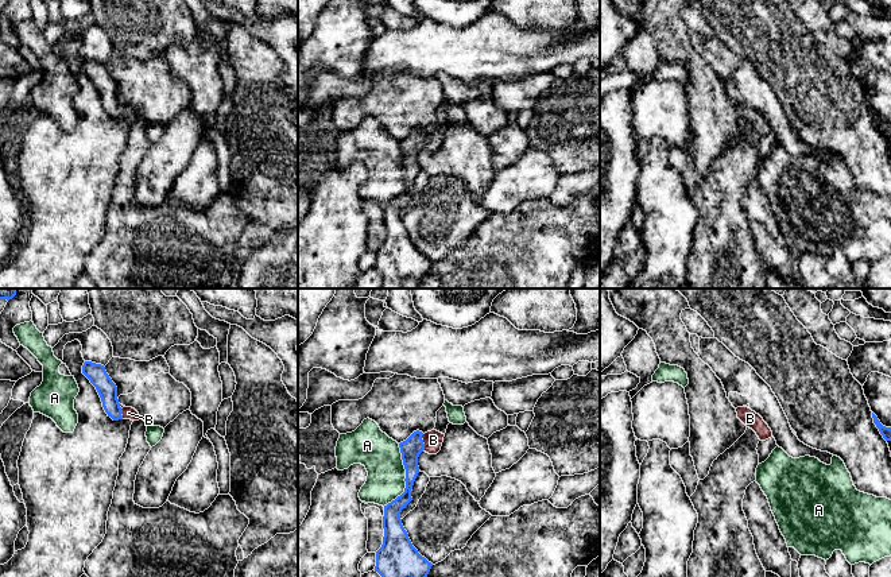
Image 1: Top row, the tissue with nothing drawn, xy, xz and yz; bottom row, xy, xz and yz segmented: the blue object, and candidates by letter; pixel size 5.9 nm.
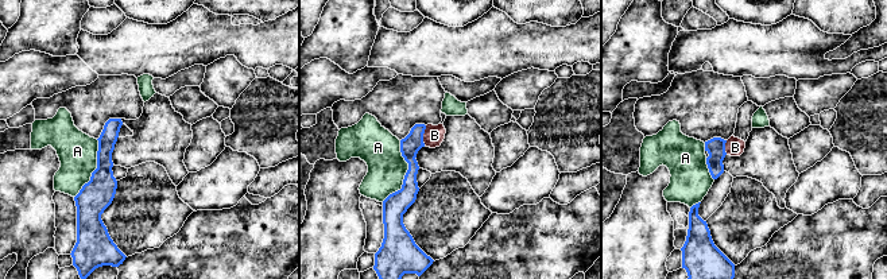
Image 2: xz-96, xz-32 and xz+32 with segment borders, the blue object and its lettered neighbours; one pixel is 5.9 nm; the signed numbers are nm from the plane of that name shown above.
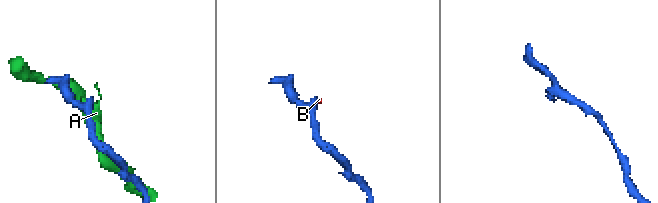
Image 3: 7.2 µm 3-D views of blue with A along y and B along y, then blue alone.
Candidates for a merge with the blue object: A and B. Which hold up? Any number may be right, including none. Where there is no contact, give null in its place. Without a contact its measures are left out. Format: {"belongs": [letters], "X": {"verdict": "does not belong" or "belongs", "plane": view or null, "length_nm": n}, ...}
{"belongs": ["B"], "A": {"verdict": "does not belong", "plane": "xz", "length_nm": 380}, "B": {"verdict": "belongs", "plane": "xz", "length_nm": 100}}

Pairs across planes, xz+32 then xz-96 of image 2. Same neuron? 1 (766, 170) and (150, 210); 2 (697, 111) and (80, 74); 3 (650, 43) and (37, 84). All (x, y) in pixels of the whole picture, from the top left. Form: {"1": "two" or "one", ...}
{"1": "two", "2": "two", "3": "two"}

